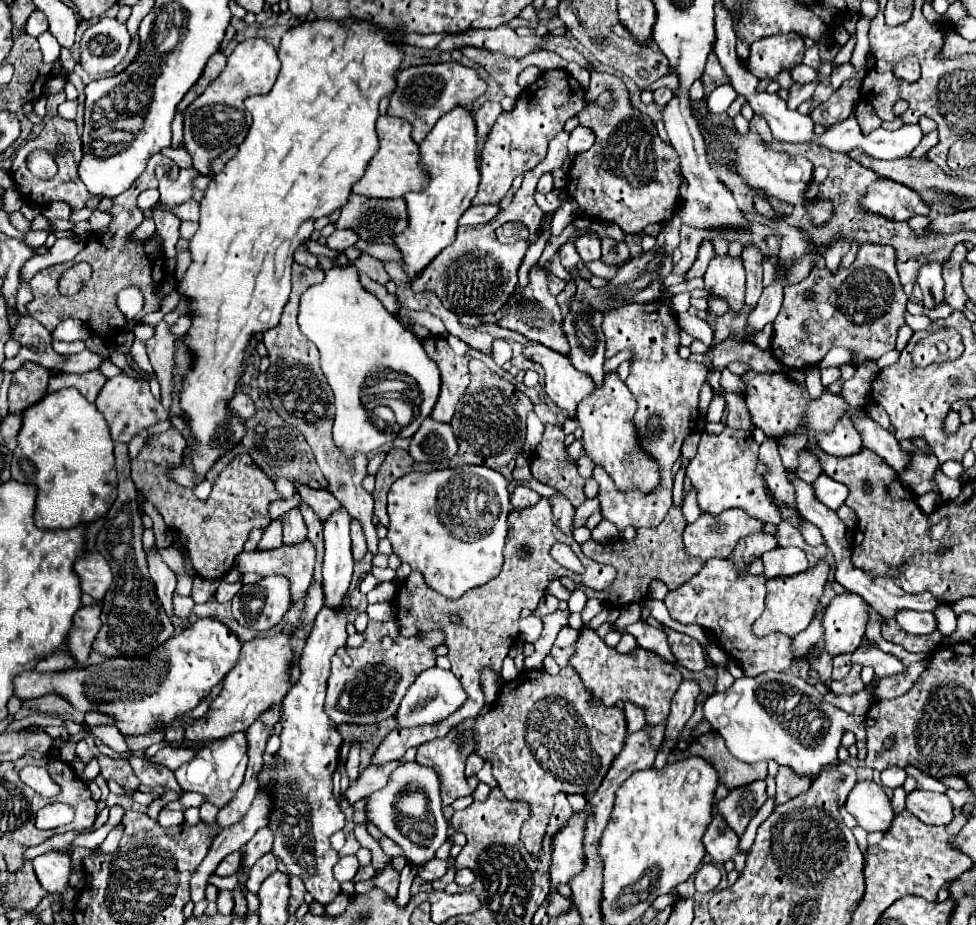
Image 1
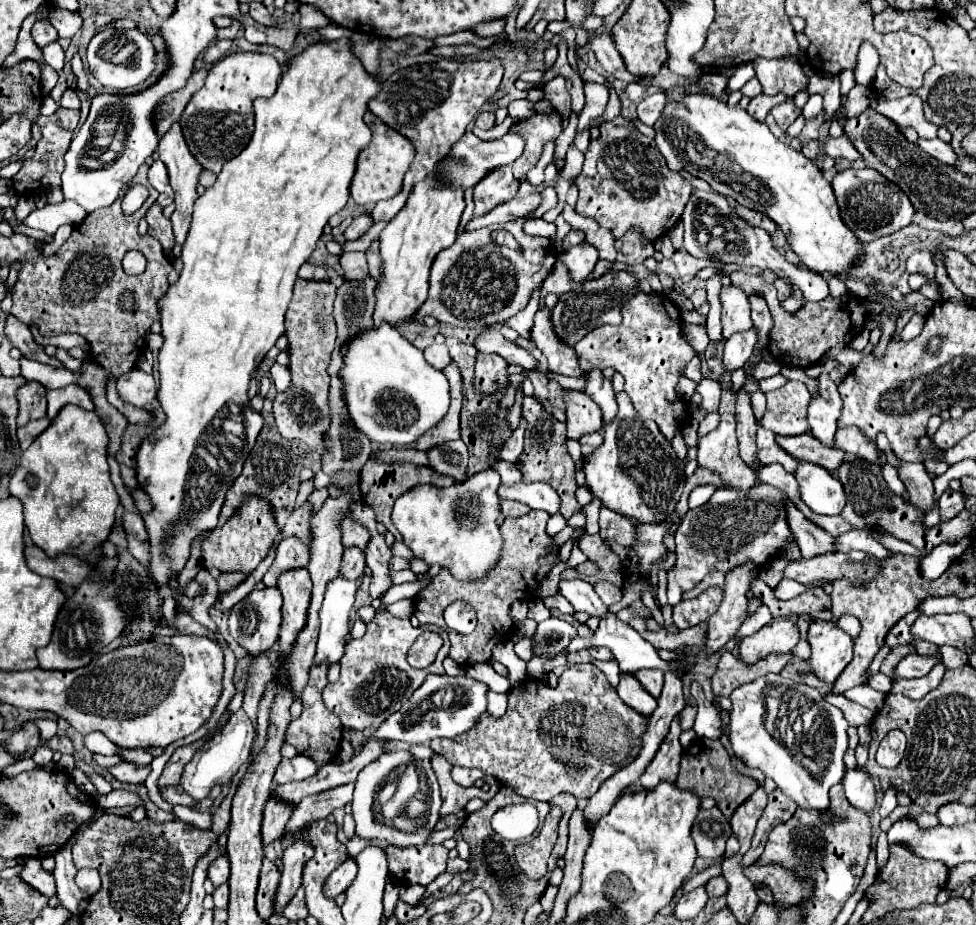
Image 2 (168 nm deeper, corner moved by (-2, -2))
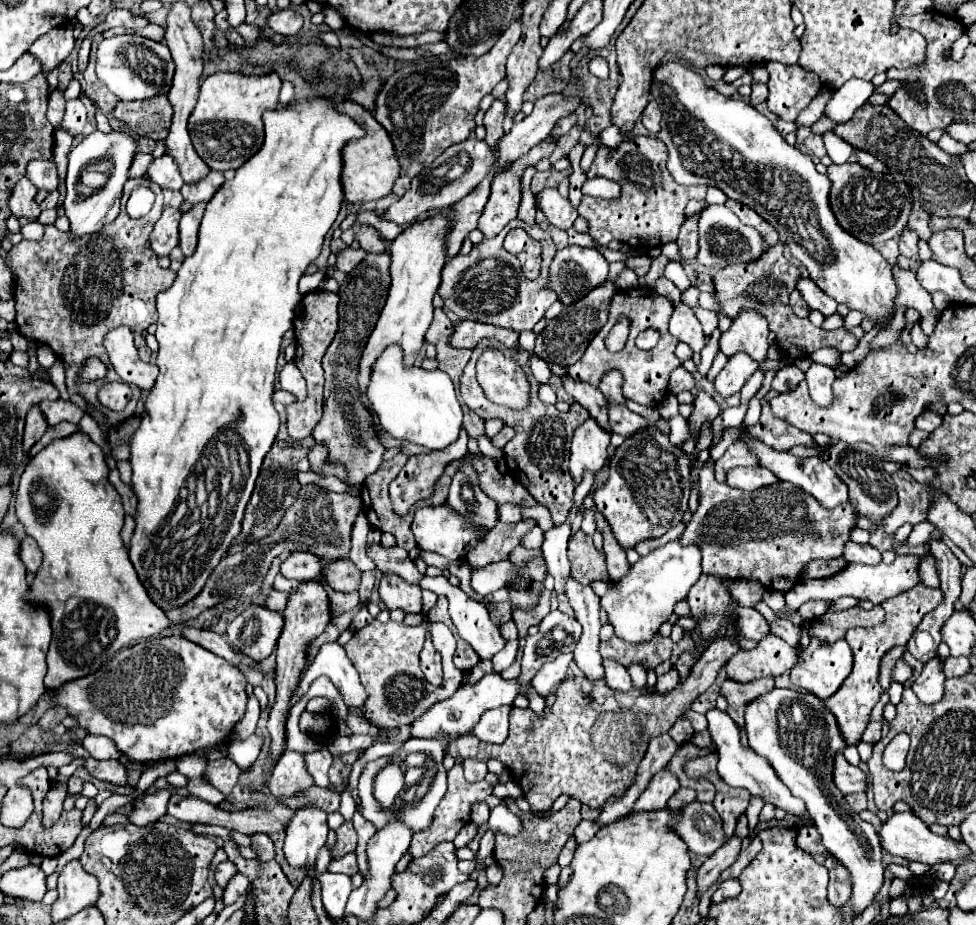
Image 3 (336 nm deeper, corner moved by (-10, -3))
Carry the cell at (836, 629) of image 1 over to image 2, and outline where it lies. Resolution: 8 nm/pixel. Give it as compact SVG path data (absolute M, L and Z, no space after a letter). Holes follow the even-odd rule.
M814 619L808 631L808 643L812 647L812 655L808 659L810 671L822 681L834 683L852 661L854 639L840 627Z

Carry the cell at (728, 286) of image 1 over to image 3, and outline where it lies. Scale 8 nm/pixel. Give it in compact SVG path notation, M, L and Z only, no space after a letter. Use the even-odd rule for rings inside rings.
M742 310L732 322L732 328L720 336L720 350L730 358L736 352L752 356L756 362L766 360L768 344L768 322L754 310Z

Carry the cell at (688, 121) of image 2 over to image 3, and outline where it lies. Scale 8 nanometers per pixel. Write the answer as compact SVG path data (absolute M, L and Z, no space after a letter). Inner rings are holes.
M662 62L656 66L652 72L650 94L662 108L662 130L658 138L668 146L668 170L676 182L716 186L728 198L746 204L774 226L774 230L786 240L792 256L806 266L810 278L824 294L834 298L838 304L846 304L850 310L860 310L864 318L870 318L874 326L880 324L882 330L892 322L894 300L898 294L896 280L892 278L892 266L874 246L860 242L838 226L828 204L830 180L816 172L810 156L800 152L796 146L788 146L774 124L750 104L722 96L714 88L706 86L698 72L680 62Z

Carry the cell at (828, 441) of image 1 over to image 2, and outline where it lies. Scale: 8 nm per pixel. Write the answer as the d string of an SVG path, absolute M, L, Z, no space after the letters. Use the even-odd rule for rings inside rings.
M822 373L818 377L820 381L820 395L810 401L808 407L808 423L810 423L810 433L824 445L836 447L836 429L838 429L838 419L842 411L842 399L838 393L838 387L830 381L828 373Z

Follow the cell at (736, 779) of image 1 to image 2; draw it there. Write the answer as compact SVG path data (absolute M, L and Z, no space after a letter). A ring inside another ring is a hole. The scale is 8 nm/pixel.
M696 739L690 747L684 749L682 763L680 763L680 773L678 773L678 783L680 787L686 787L694 791L700 797L712 797L716 799L720 811L726 817L732 817L734 809L744 803L752 791L758 789L758 781L754 777L744 777L740 775L730 761L730 753L726 747L720 743L720 739Z

